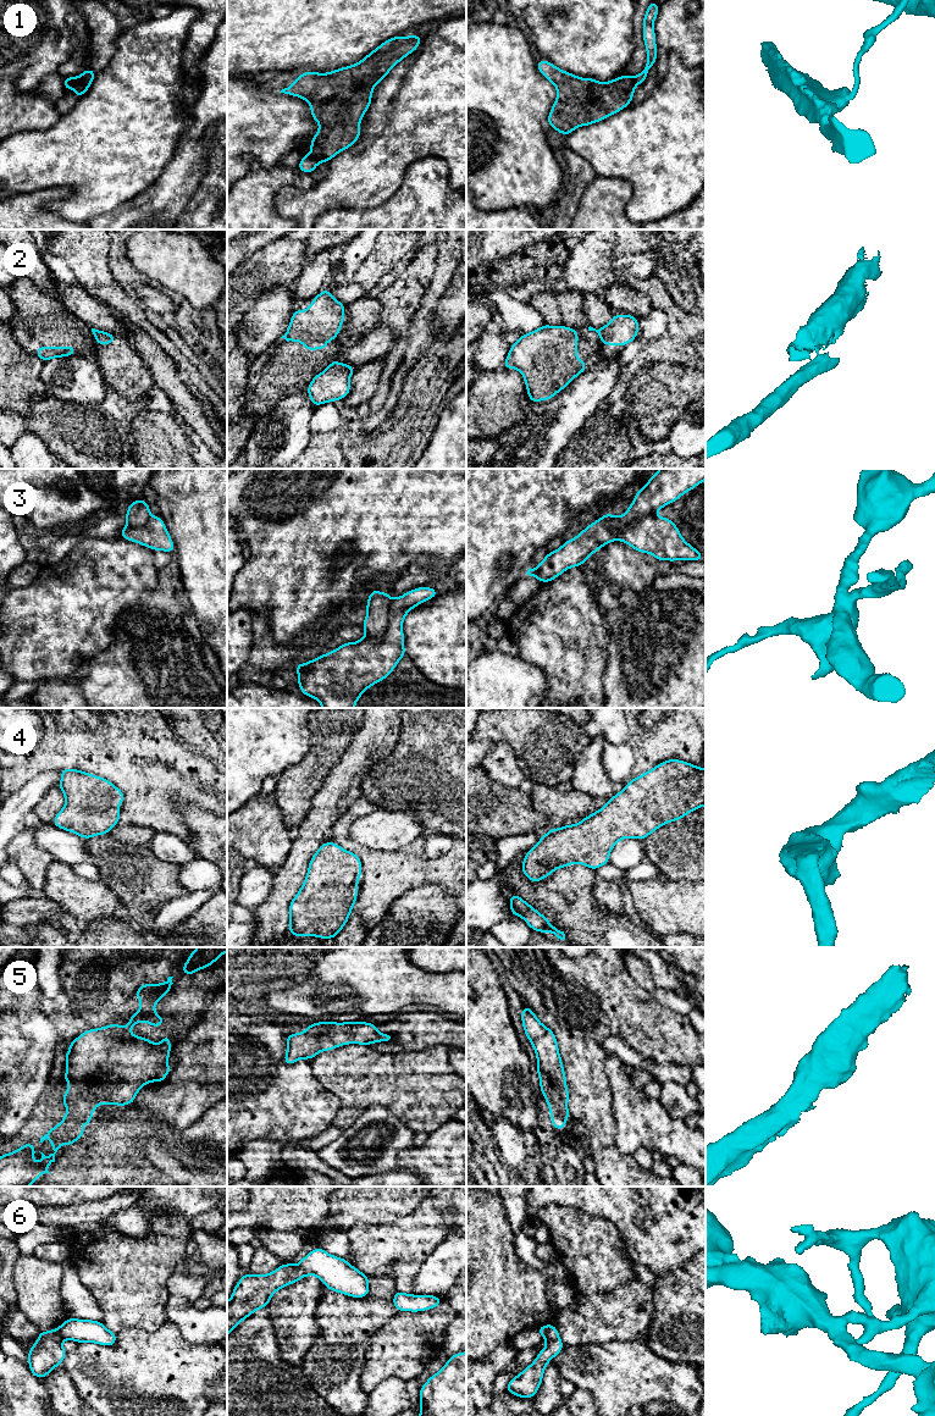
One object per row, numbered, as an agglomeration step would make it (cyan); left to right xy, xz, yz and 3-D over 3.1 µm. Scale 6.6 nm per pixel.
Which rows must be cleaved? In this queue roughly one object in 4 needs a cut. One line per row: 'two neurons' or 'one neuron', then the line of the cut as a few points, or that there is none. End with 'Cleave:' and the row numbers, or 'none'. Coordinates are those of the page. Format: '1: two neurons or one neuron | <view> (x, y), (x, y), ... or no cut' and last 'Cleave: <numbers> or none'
1: two neurons | xy (76, 77), (72, 86)
2: two neurons | yz (598, 330), (599, 335)
3: two neurons | xz (392, 599), (388, 607), (386, 632), (380, 637), (368, 636)
4: one neuron | no cut
5: one neuron | no cut
6: two neurons | yz (552, 1325), (545, 1339)
Cleave: 1, 2, 3, 6

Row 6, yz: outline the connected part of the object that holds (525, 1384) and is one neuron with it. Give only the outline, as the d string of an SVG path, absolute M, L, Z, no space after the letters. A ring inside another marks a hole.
M554 1324L551 1326L544 1340L547 1346L538 1351L538 1356L530 1366L527 1366L520 1374L511 1378L507 1384L505 1392L524 1399L530 1399L536 1395L538 1387L542 1384L547 1364L564 1348L559 1332Z

